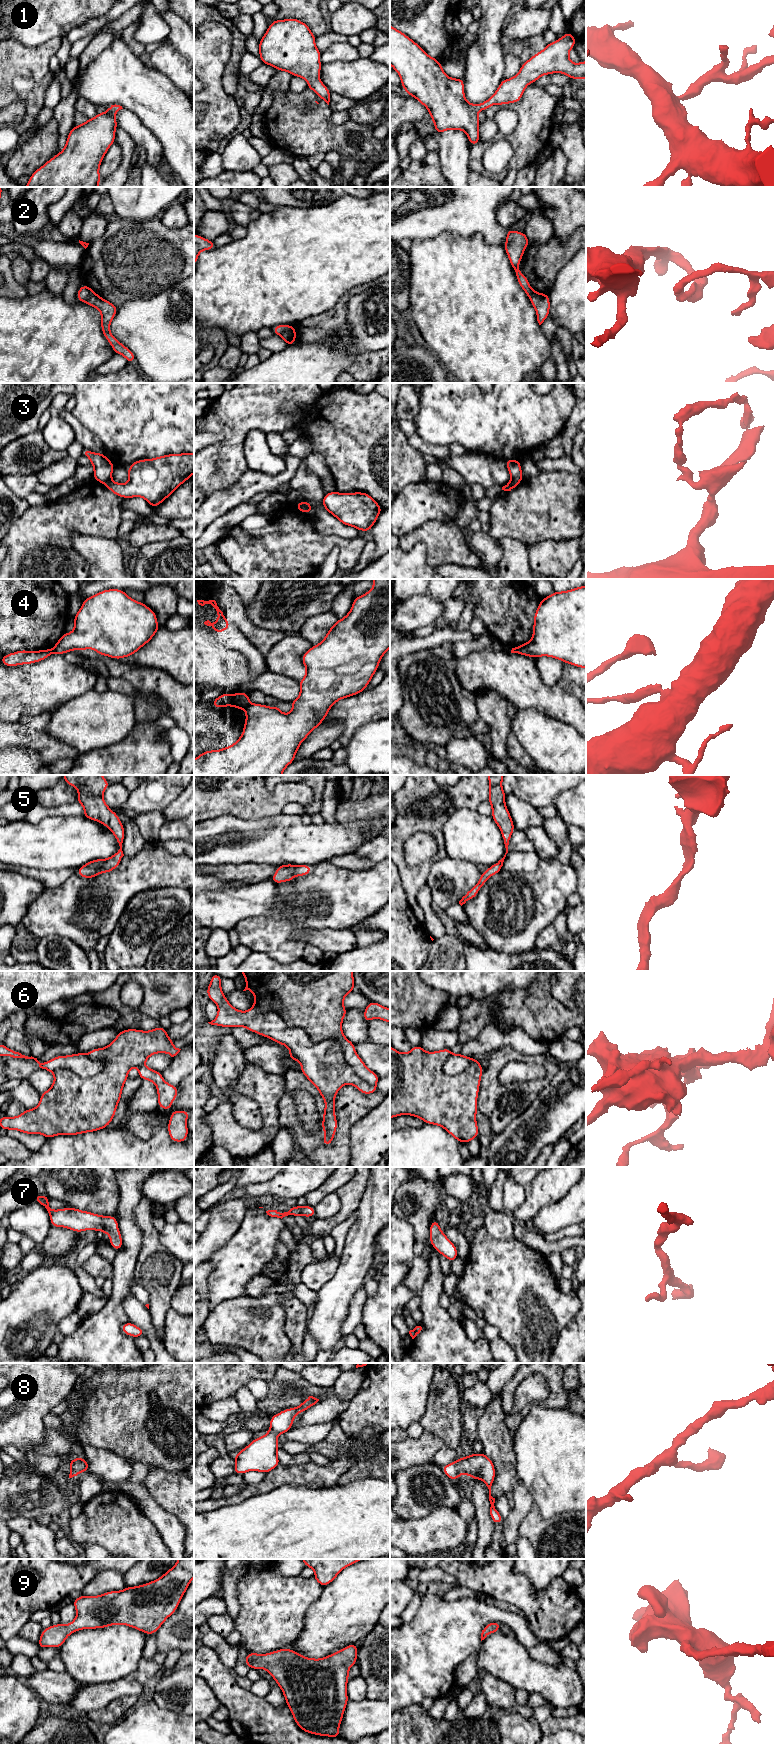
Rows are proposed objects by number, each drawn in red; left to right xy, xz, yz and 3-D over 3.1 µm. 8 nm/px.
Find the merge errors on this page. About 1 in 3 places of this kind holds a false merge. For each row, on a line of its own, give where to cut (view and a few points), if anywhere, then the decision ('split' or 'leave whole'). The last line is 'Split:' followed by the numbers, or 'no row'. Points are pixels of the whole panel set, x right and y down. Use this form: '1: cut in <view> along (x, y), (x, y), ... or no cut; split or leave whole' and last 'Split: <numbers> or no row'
1: no cut; leave whole
2: cut in xz along (291, 326), (281, 335); split
3: cut in xz along (300, 501), (310, 511); split
4: cut in xz along (250, 703), (244, 709); split
5: no cut; leave whole
6: no cut; leave whole
7: no cut; leave whole
8: no cut; leave whole
9: no cut; leave whole
Split: 2, 3, 4

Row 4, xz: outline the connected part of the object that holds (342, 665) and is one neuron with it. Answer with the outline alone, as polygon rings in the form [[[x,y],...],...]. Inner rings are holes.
[[[390,579],[372,580],[373,588],[365,594],[355,597],[348,614],[344,618],[338,619],[337,622],[332,627],[330,627],[325,638],[319,644],[312,646],[302,655],[302,663],[306,667],[306,674],[304,678],[299,681],[300,694],[298,698],[290,701],[290,704],[293,707],[292,711],[288,714],[285,714],[280,711],[279,705],[275,705],[273,708],[271,708],[267,705],[250,703],[245,709],[246,720],[240,738],[229,747],[225,747],[220,750],[202,752],[197,758],[194,759],[194,775],[282,775],[285,768],[294,762],[295,755],[300,747],[300,744],[314,729],[316,729],[323,722],[323,720],[327,717],[328,711],[331,709],[331,707],[341,699],[354,696],[366,690],[367,685],[370,683],[373,675],[378,670],[378,666],[382,657],[390,648]]]

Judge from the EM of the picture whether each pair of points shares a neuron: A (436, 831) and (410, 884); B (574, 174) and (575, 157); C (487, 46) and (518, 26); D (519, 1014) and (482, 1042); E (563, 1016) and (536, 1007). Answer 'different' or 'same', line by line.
A: same
B: same
C: different
D: different
E: same

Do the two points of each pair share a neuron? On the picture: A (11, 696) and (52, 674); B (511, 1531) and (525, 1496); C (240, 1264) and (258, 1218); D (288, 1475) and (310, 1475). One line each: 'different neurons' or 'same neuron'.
A: same neuron
B: same neuron
C: same neuron
D: same neuron

